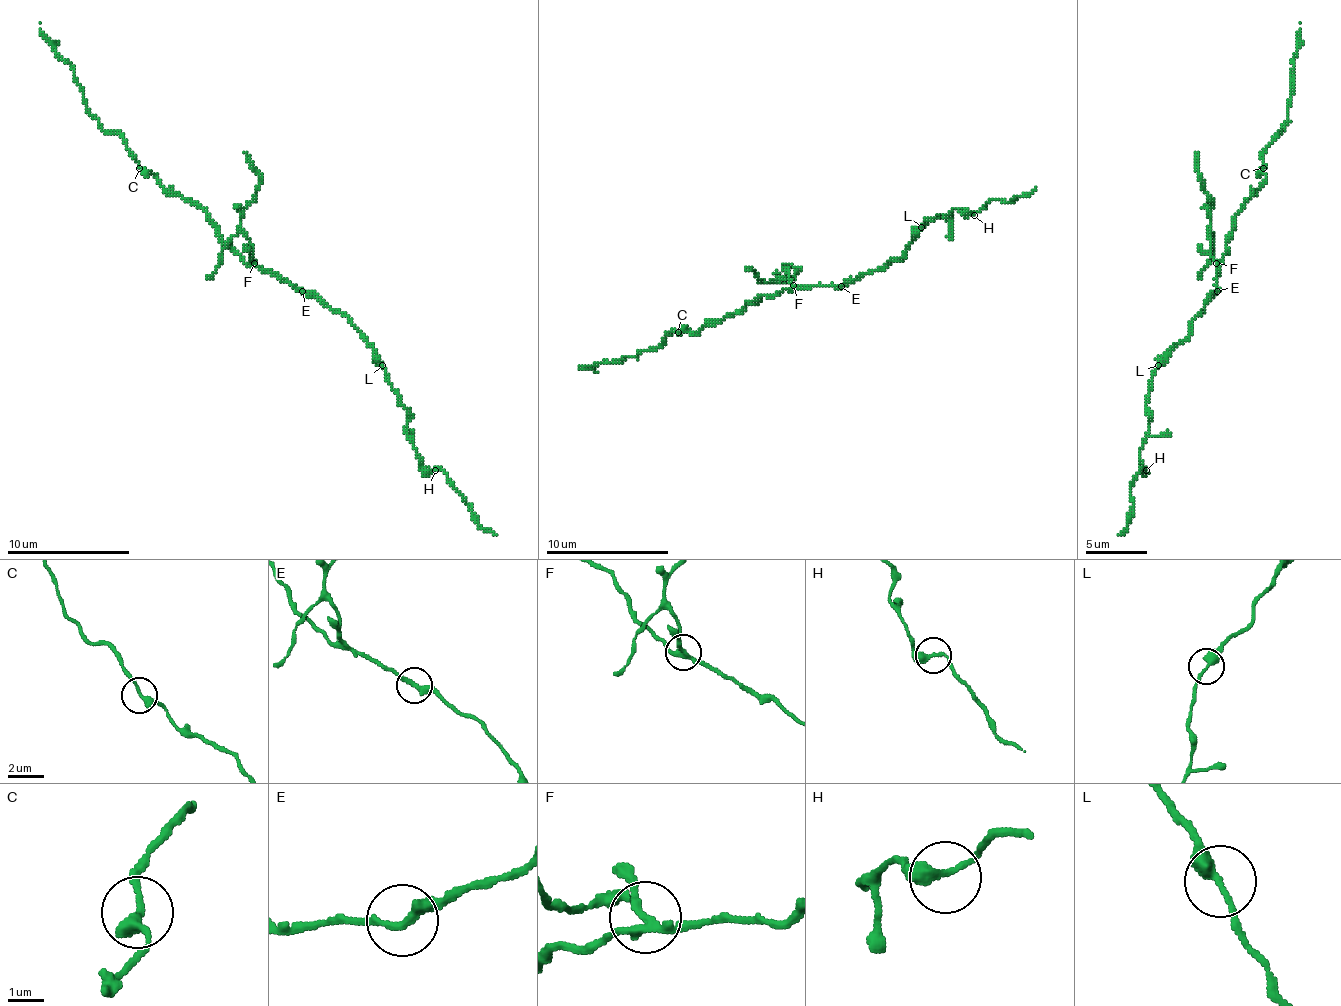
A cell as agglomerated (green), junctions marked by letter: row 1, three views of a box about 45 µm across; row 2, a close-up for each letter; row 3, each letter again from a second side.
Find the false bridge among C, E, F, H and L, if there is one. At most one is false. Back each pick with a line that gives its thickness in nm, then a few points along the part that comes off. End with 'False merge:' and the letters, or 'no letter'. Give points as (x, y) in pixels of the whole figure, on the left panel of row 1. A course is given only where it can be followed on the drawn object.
F: Thickness 220 nm. Course of the part to remove: (253, 263), (240, 211), (256, 192), (259, 174), (244, 152)
False merge: F

